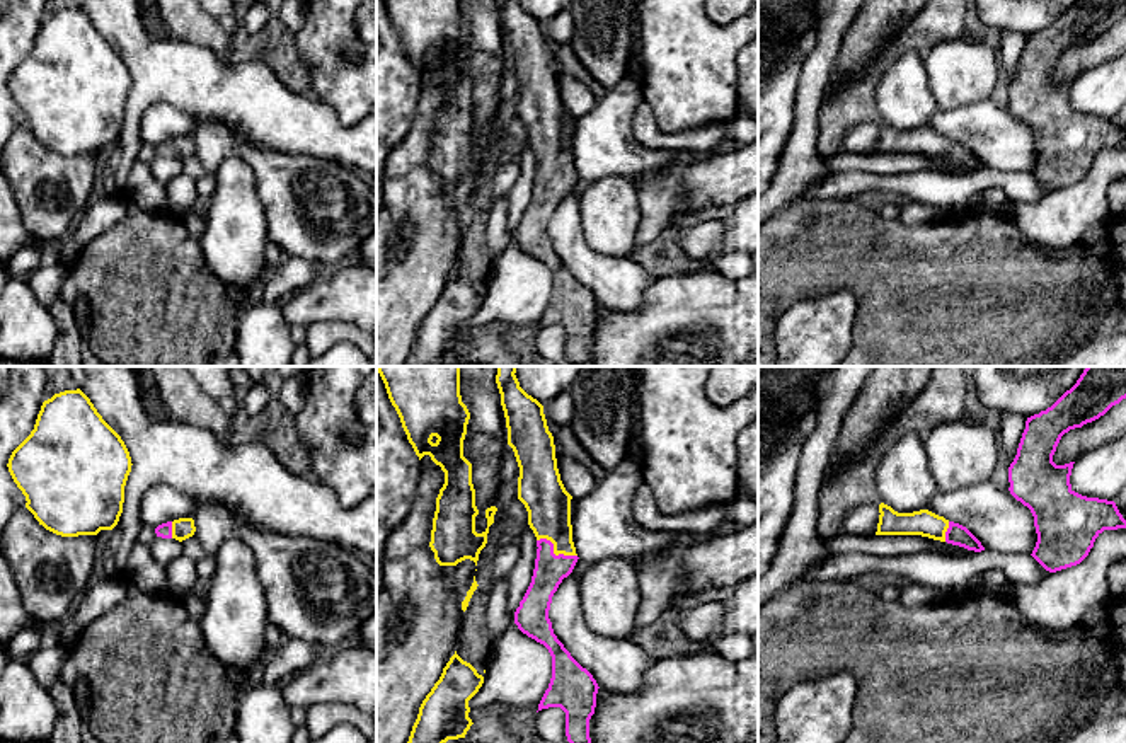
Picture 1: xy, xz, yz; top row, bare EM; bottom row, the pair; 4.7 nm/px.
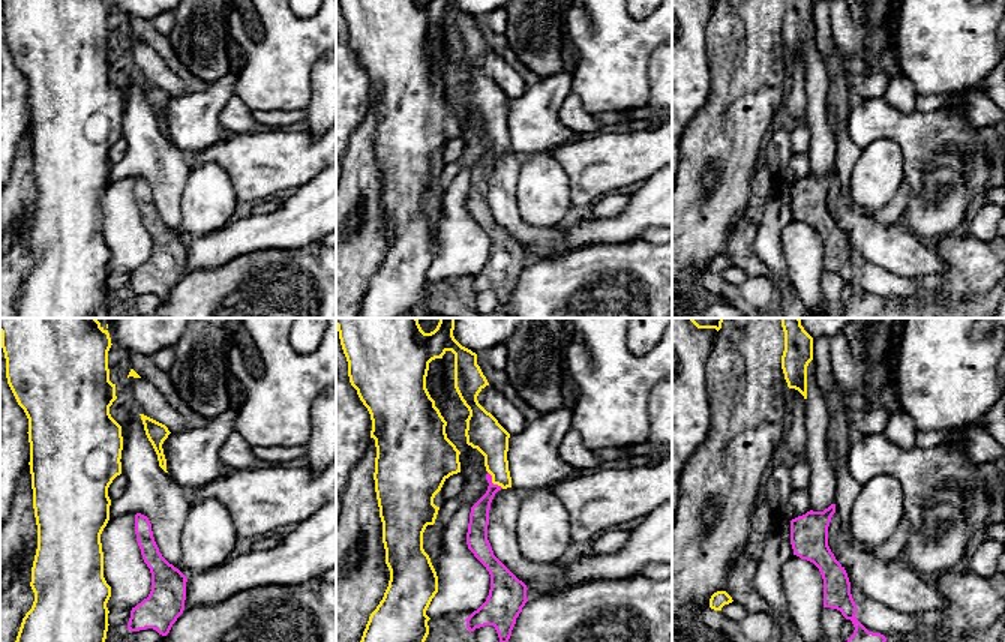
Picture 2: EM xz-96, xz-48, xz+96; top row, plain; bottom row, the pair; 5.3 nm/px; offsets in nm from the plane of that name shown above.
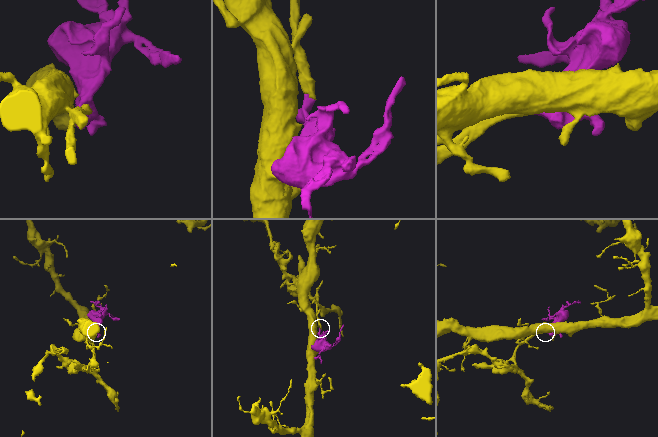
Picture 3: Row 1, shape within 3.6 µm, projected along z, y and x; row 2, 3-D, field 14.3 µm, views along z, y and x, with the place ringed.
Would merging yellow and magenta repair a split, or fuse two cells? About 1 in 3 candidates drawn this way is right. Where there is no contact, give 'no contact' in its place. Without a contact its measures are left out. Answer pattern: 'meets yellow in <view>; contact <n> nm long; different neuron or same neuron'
meets yellow in xz; contact 200 nm long; same neuron

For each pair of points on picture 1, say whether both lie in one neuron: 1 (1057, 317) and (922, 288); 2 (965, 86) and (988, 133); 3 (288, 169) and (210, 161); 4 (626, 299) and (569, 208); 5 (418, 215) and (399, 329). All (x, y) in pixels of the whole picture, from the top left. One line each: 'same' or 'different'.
1: same
2: different
3: same
4: same
5: same

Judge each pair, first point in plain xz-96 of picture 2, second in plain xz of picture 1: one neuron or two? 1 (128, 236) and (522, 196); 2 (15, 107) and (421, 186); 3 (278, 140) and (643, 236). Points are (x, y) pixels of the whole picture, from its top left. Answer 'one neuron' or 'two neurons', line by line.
1: one neuron
2: two neurons
3: one neuron

